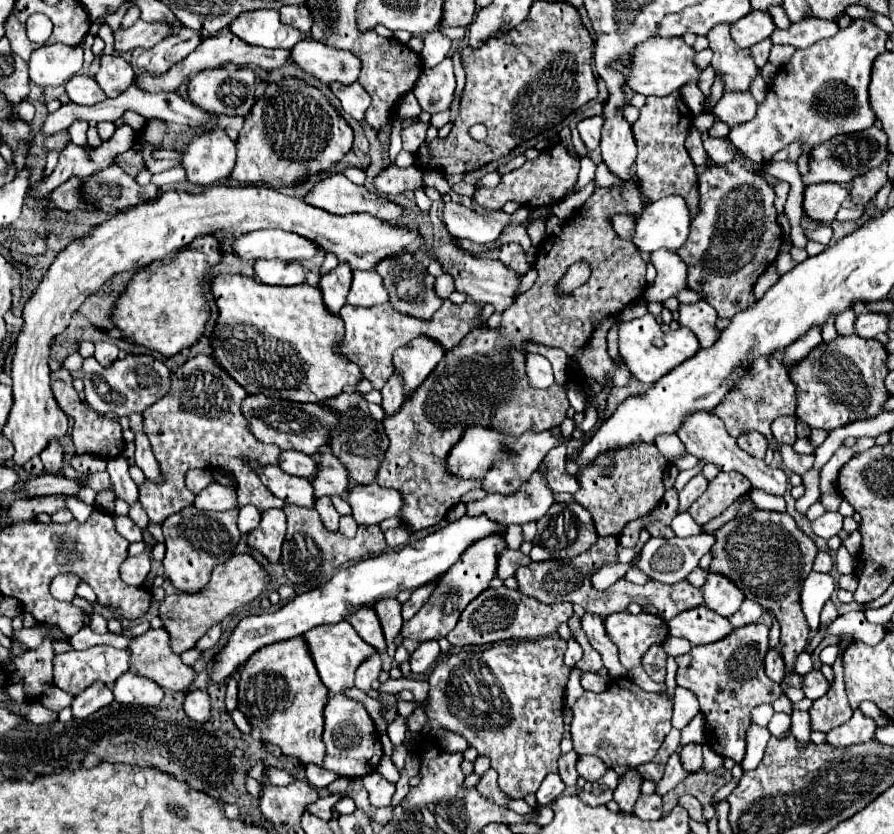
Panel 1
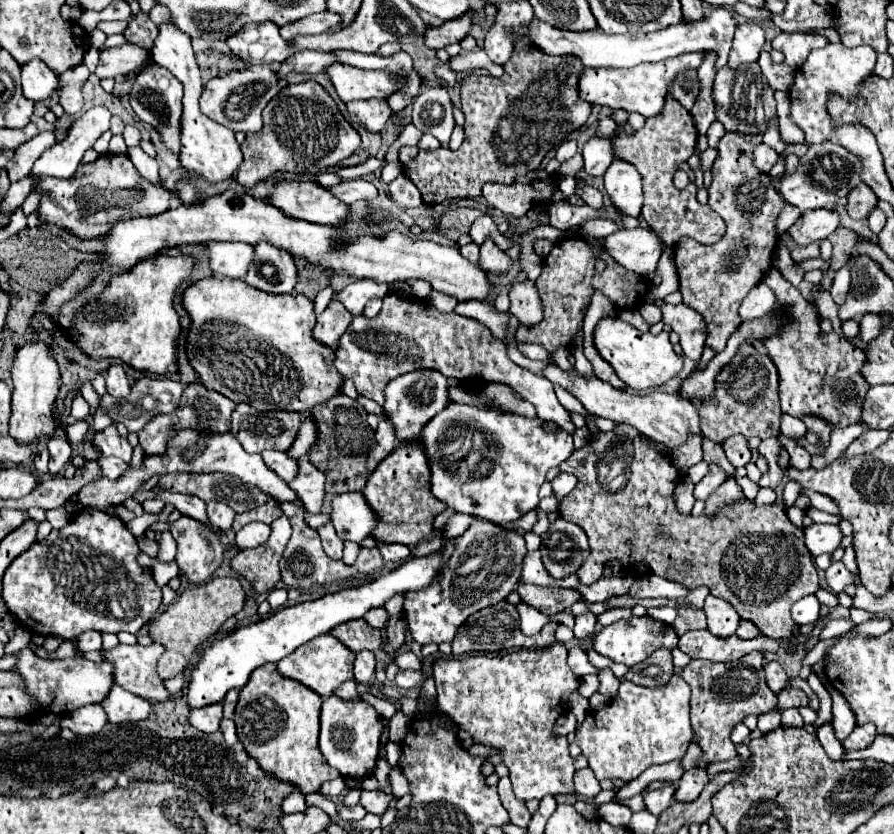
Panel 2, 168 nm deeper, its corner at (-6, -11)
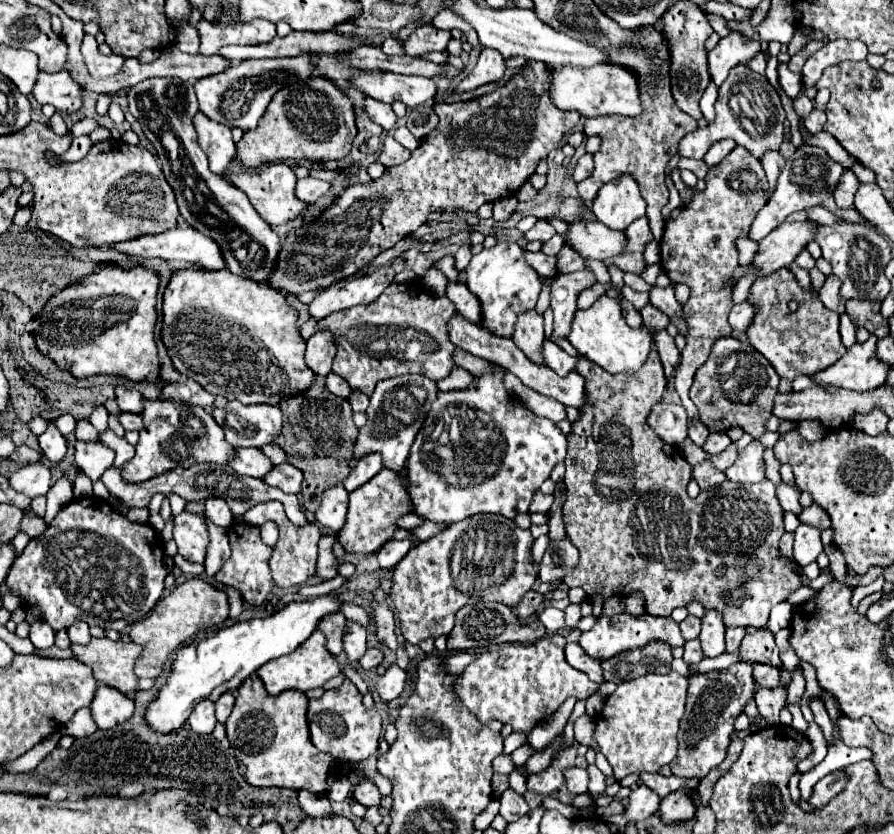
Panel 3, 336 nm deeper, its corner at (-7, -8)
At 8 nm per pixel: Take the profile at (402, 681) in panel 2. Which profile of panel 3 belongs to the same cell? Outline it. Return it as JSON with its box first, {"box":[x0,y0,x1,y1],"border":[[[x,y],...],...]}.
{"box":[376,665,406,703],"border":[[[390,665],[388,673],[378,677],[376,681],[376,693],[380,703],[390,703],[404,691],[406,683],[406,671],[402,671],[398,665]]]}

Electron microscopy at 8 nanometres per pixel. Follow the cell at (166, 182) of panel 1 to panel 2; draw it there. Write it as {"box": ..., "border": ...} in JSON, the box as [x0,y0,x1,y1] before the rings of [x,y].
{"box":[129,146,161,184],"border":[[[139,146],[129,148],[129,158],[131,158],[131,162],[135,164],[135,168],[139,170],[139,174],[141,174],[145,180],[149,180],[151,184],[159,184],[159,182],[161,182],[157,162],[155,162],[151,156],[147,156]]]}

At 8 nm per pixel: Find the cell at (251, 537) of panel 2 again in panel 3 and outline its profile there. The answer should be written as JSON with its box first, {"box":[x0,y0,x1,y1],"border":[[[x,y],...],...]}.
{"box":[260,521,278,547],"border":[[[270,521],[264,523],[264,525],[260,527],[260,531],[262,531],[262,541],[264,541],[266,545],[272,547],[272,545],[278,541],[278,529],[276,529],[276,525],[272,525]]]}

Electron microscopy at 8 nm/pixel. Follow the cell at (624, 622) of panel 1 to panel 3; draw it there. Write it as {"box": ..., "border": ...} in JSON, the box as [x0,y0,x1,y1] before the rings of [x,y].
{"box":[578,613,684,659],"border":[[[620,613],[620,615],[612,615],[612,617],[606,617],[606,615],[600,615],[596,625],[582,633],[580,635],[580,641],[578,645],[590,655],[590,657],[600,657],[600,659],[608,659],[616,653],[622,653],[624,649],[632,649],[632,647],[640,647],[640,645],[646,645],[648,641],[654,641],[654,639],[660,639],[664,643],[668,643],[670,647],[682,647],[684,645],[684,639],[680,635],[680,627],[678,623],[672,619],[672,617],[652,617],[648,613],[640,615],[640,617],[634,617],[634,615],[626,615],[626,613]]]}

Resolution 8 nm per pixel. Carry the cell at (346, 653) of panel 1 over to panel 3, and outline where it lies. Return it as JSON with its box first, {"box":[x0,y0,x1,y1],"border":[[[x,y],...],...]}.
{"box":[256,631,340,695],"border":[[[320,631],[312,633],[308,641],[304,641],[300,649],[294,649],[294,653],[288,653],[288,657],[278,657],[276,661],[268,661],[268,665],[262,665],[256,671],[256,675],[260,677],[260,681],[264,683],[270,695],[280,695],[282,691],[288,691],[288,689],[296,689],[296,691],[316,689],[316,687],[322,687],[322,683],[326,683],[328,679],[336,677],[338,673],[340,673],[340,665],[326,651],[326,641]]]}

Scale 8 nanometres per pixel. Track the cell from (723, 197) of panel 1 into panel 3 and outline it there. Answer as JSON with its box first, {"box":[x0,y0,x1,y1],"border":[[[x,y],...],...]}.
{"box":[660,147,768,445],"border":[[[744,147],[732,149],[718,165],[710,167],[704,181],[706,189],[696,193],[694,199],[682,208],[680,215],[666,223],[660,241],[662,269],[670,281],[690,287],[690,299],[684,305],[684,321],[688,325],[686,347],[680,353],[674,387],[688,415],[688,437],[696,445],[704,445],[710,431],[698,421],[698,409],[688,397],[688,389],[694,381],[696,369],[708,359],[714,341],[732,335],[732,327],[728,325],[728,313],[732,309],[732,287],[726,285],[726,277],[738,265],[738,251],[734,241],[748,235],[750,223],[754,221],[760,207],[766,205],[764,193],[768,191],[768,181],[760,161],[756,161],[756,157],[752,157]]]}

